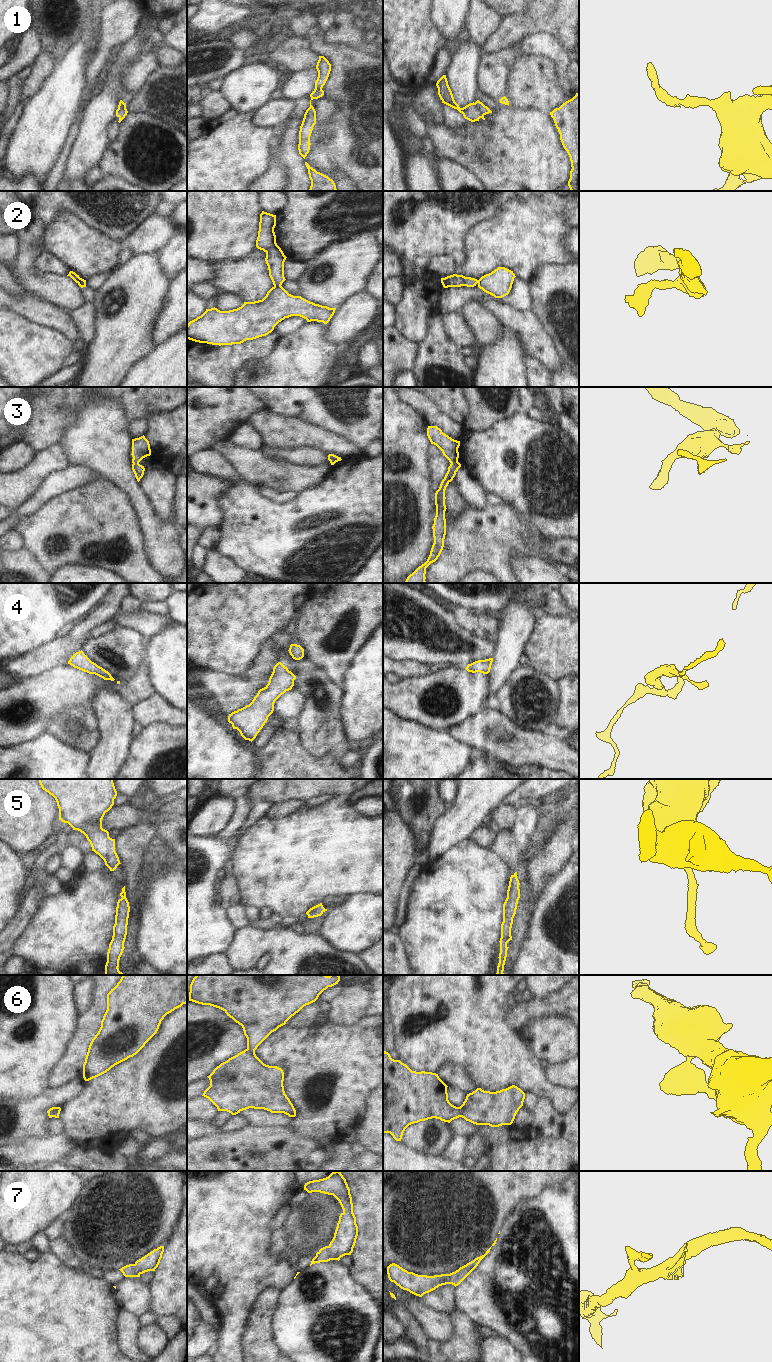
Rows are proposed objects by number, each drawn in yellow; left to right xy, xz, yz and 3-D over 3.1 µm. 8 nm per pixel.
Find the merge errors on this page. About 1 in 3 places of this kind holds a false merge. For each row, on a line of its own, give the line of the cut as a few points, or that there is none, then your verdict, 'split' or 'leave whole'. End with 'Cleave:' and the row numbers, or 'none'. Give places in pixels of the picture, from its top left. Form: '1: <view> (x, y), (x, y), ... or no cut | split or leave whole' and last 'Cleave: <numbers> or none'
1: yz (474, 103), (483, 115) | split
2: xz (280, 285), (274, 287) | split
3: no cut | leave whole
4: no cut | leave whole
5: no cut | leave whole
6: no cut | leave whole
7: yz (470, 1262), (470, 1267), (464, 1277) | split
Cleave: 1, 2, 7

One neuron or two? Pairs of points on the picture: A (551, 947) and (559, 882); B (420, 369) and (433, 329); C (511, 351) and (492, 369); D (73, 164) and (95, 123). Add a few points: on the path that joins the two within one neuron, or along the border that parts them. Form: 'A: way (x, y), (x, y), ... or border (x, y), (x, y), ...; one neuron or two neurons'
A: way (543, 931), (540, 927), (541, 916), (556, 898); one neuron
B: way (430, 359), (433, 356), (433, 339); one neuron
C: way (506, 356), (497, 365); one neuron
D: way (83, 154), (90, 144), (92, 133); one neuron

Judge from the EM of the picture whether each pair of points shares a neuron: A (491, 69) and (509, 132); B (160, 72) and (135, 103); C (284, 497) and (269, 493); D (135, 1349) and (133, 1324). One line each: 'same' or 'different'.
A: different
B: same
C: same
D: same

